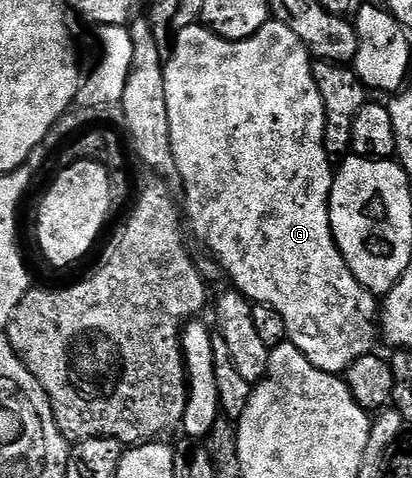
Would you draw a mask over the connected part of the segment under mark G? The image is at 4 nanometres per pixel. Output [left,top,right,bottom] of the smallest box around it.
[164,21,380,375]

